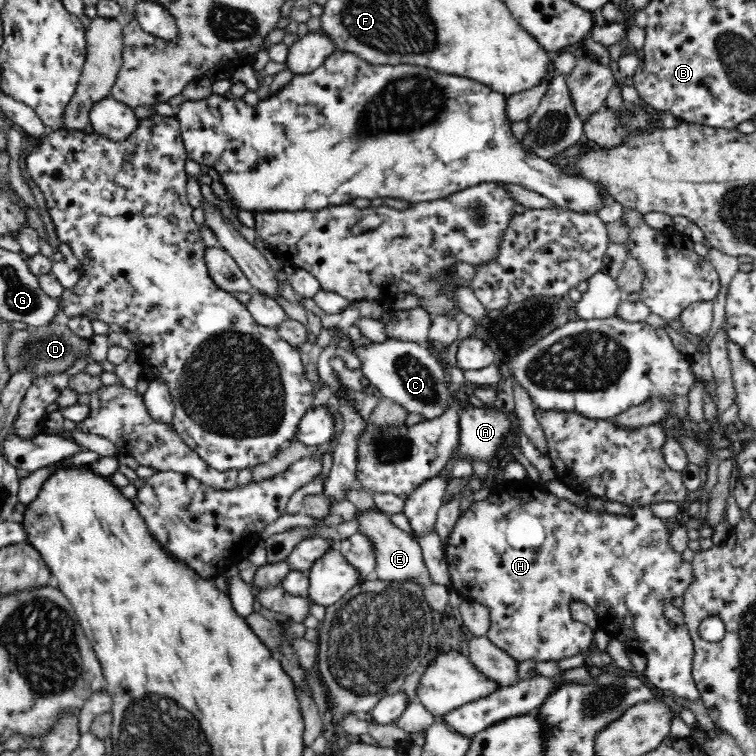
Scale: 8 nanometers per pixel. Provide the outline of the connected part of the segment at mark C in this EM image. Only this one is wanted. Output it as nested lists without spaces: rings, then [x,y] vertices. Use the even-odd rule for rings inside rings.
[[[387,338],[382,343],[372,342],[370,346],[353,346],[353,342],[349,341],[353,353],[361,361],[361,369],[369,373],[371,385],[380,391],[381,396],[388,397],[402,405],[408,411],[408,414],[421,414],[422,420],[432,420],[450,408],[452,395],[450,395],[450,390],[448,390],[445,380],[446,369],[423,344],[418,342],[402,342],[395,338]]]

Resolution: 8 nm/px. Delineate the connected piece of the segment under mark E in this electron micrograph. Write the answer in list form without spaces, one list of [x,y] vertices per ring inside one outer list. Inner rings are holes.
[[[377,507],[365,511],[357,509],[357,515],[354,520],[360,523],[358,532],[370,537],[376,549],[375,577],[388,582],[406,582],[411,580],[421,584],[424,598],[428,606],[436,612],[444,612],[444,608],[449,606],[449,589],[446,585],[436,584],[430,579],[430,574],[423,561],[423,552],[421,546],[414,540],[406,528],[400,529],[392,522],[390,515],[380,511]]]

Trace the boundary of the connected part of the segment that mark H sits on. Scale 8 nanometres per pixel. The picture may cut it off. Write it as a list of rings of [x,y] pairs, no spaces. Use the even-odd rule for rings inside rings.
[[[528,478],[519,481],[505,480],[503,483],[493,484],[488,490],[488,495],[484,500],[472,502],[468,509],[460,514],[450,536],[443,542],[444,556],[447,562],[448,574],[451,580],[452,590],[458,594],[463,600],[477,602],[485,606],[490,613],[490,626],[487,637],[502,650],[506,651],[512,658],[517,661],[535,658],[537,661],[543,660],[560,660],[562,658],[570,658],[579,652],[588,649],[590,632],[584,623],[572,620],[570,603],[580,600],[586,603],[596,613],[600,627],[604,629],[610,638],[622,642],[626,649],[638,652],[646,656],[646,669],[643,671],[643,678],[646,678],[648,684],[656,686],[664,690],[671,690],[675,696],[681,696],[686,699],[701,698],[701,694],[697,689],[693,674],[692,661],[694,645],[687,627],[674,626],[670,620],[664,615],[664,604],[672,602],[678,596],[688,590],[688,586],[692,584],[692,565],[682,559],[682,555],[675,552],[670,547],[670,533],[674,521],[662,520],[656,518],[652,513],[652,505],[633,506],[631,514],[610,514],[607,511],[598,512],[588,507],[588,505],[580,507],[570,503],[564,498],[555,497],[555,495],[544,488],[530,482]]]

